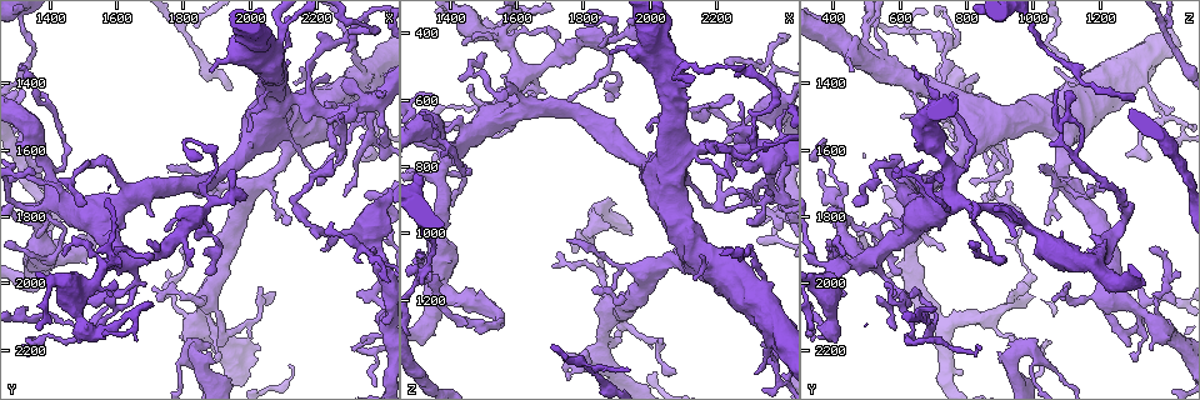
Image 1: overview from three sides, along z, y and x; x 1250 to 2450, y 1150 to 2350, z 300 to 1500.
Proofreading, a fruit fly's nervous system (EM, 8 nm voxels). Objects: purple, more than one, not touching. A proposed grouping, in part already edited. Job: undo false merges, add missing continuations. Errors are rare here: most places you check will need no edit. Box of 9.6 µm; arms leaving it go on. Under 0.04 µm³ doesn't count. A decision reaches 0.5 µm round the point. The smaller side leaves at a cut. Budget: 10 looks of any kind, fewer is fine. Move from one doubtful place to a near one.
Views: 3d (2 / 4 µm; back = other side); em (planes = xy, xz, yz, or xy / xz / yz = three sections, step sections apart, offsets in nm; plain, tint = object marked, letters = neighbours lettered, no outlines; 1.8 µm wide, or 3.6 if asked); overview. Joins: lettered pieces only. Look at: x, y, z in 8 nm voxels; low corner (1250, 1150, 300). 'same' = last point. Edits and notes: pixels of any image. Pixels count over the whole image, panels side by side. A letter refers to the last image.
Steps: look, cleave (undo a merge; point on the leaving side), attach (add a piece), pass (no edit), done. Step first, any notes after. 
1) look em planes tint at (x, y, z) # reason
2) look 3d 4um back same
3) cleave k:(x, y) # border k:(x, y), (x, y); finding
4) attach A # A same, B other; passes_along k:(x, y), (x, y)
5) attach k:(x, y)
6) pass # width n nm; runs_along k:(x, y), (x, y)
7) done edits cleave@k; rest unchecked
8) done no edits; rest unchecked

look em yz step 16 tint at (1840, 2110, 1360) # abrupt turn

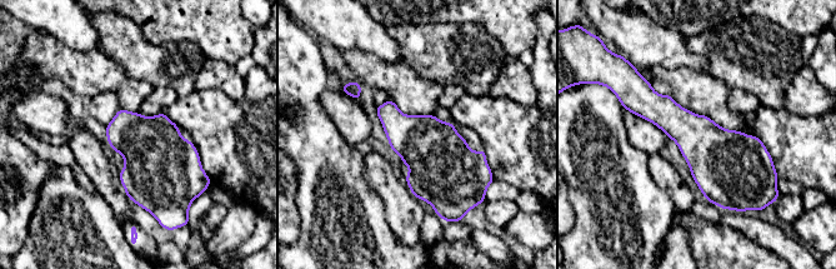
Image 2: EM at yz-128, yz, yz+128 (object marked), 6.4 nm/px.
look em planes letters same

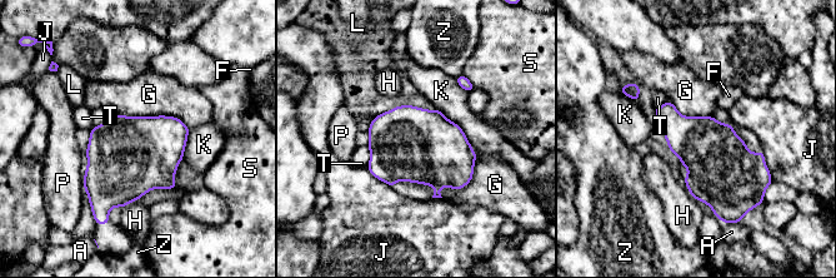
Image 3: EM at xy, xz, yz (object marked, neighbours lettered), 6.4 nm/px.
pass # A other, F other, G other, H other, J other, K other, L other, P other, S other, T other, Z other; border 3:(116, 113), (173, 115), (189, 129); all the same cell

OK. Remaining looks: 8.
look em xy step 8 tint at (1560, 1960, 420) # abrupt turn

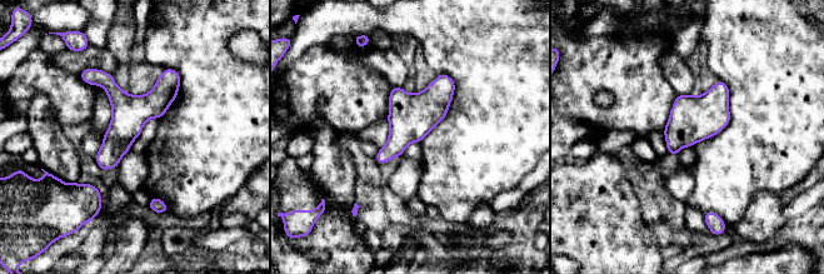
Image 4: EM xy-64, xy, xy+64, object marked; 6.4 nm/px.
look em xy step 8 letters same # see the neighbours

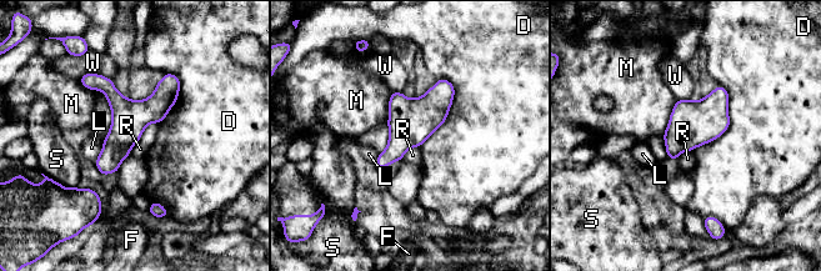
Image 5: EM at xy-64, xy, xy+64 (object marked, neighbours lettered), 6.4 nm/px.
pass # width 240 nm; D other, F other, L other, M other, R other, S other, W other; continuous, no second cell

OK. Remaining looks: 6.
look 3d 4um at (2110, 1540, 850) # thick turns thin

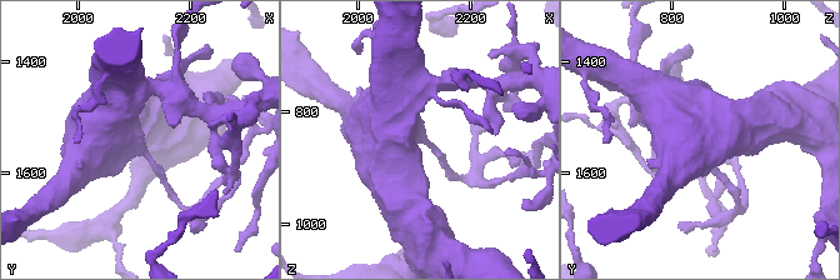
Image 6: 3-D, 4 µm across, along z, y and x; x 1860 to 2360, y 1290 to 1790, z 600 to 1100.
look em 3.6um yz step 8 tint at (2105, 1550, 845)

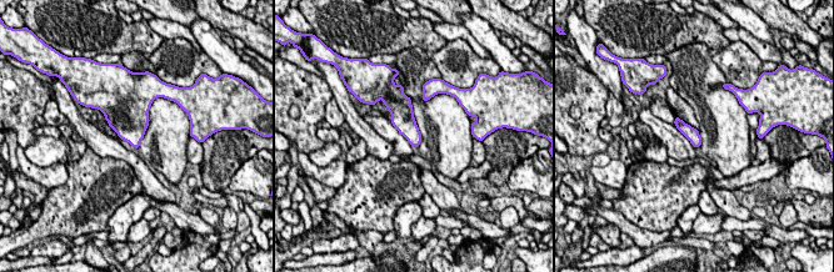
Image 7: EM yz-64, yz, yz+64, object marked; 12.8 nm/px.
look em 3.6um planes letters same # another direction

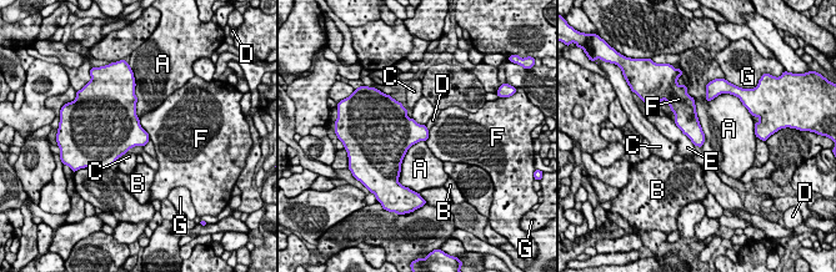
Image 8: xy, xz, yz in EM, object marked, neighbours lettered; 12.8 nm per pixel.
pass # width 260 nm; A other, B other, C other, D other, E other, F other, G other; border 8:(686, 94), (704, 134), (701, 147); all the same cell

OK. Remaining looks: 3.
look 3d 2um at (2110, 1230, 500) # sudden change in width

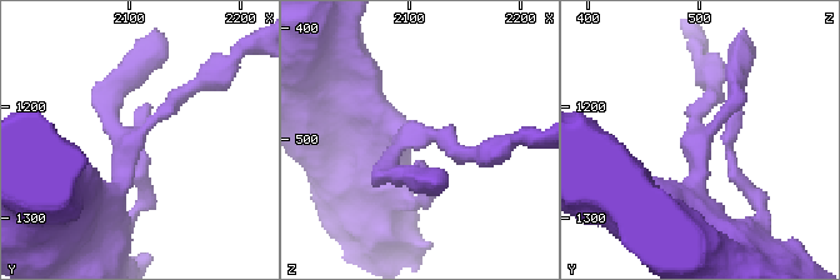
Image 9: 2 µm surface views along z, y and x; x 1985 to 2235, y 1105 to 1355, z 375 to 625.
look em 3.6um planes tint at (2100, 1238, 502) # arms 3

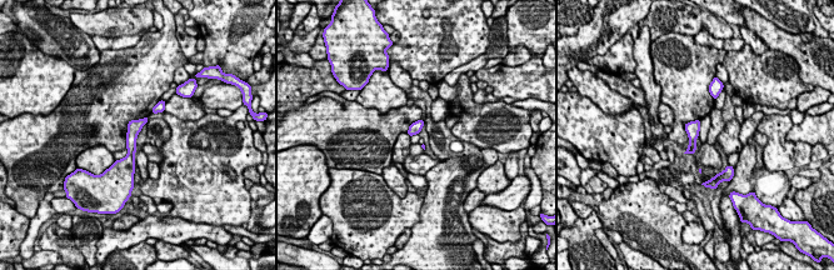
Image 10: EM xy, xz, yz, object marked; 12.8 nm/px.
look em 3.6um planes letters same # see the neighbours

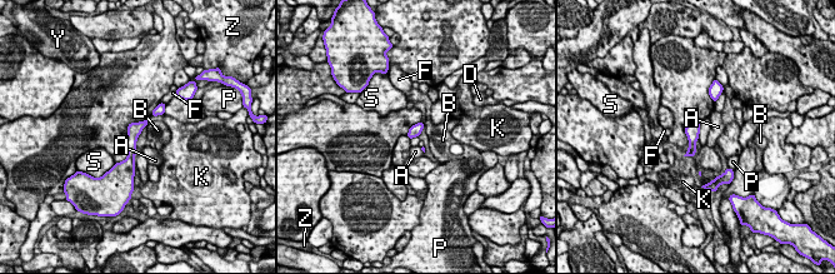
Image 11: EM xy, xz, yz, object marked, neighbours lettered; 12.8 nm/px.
pass # width 160 nm; A other, B other, D other, F other, K other, P other, S other, Y other, Z other; runs_along 11:(141, 124), (131, 136), (129, 169); all the same cell

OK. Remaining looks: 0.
done no edits; rest unchecked

